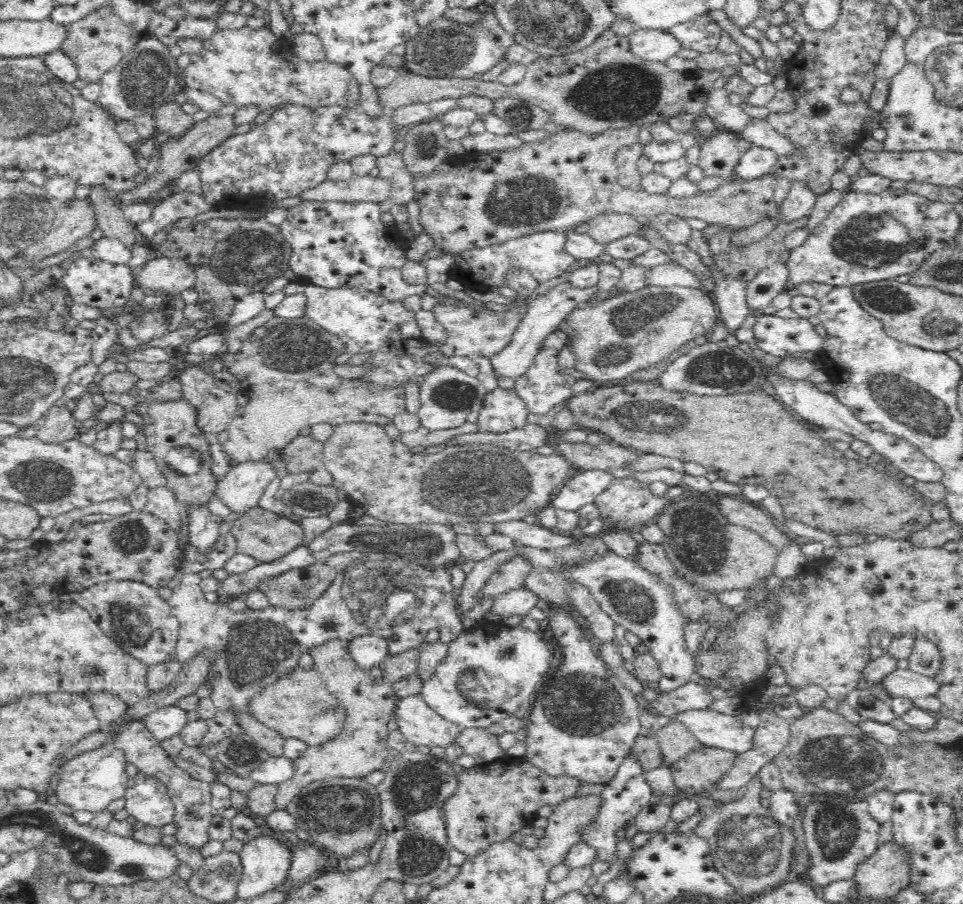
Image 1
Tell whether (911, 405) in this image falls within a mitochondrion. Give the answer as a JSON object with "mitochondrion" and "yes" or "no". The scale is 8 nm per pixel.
{"mitochondrion":"yes"}

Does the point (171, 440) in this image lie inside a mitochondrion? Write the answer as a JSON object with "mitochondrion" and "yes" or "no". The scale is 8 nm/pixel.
{"mitochondrion":"no"}

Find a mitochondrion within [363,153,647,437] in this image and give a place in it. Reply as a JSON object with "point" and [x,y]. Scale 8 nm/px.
{"point":[513,202]}

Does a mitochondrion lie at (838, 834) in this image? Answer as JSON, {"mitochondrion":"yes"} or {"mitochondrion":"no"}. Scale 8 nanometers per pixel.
{"mitochondrion":"yes"}

